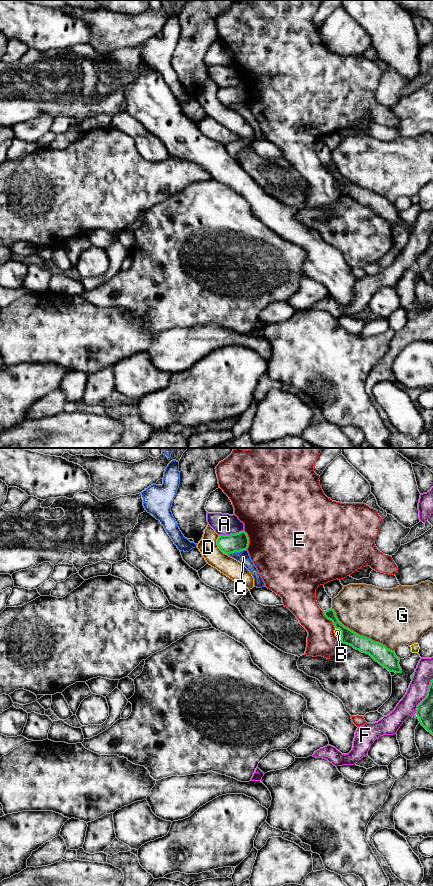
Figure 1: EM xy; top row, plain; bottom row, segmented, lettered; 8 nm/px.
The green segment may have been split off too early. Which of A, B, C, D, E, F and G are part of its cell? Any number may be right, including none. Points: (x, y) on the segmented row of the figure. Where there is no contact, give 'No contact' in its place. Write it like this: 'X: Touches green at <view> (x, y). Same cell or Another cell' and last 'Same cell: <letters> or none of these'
A: Touches green at xy (230, 534). Another cell
B: Touches green at xy (341, 633). Another cell
C: Touches green at xy (236, 551). Another cell
D: Touches green at xy (218, 546). Another cell
E: Touches green at xy (248, 540). Another cell
F: Touches green at xy (426, 696). Another cell
G: Touches green at xy (360, 635). Another cell
Same cell: none of these

